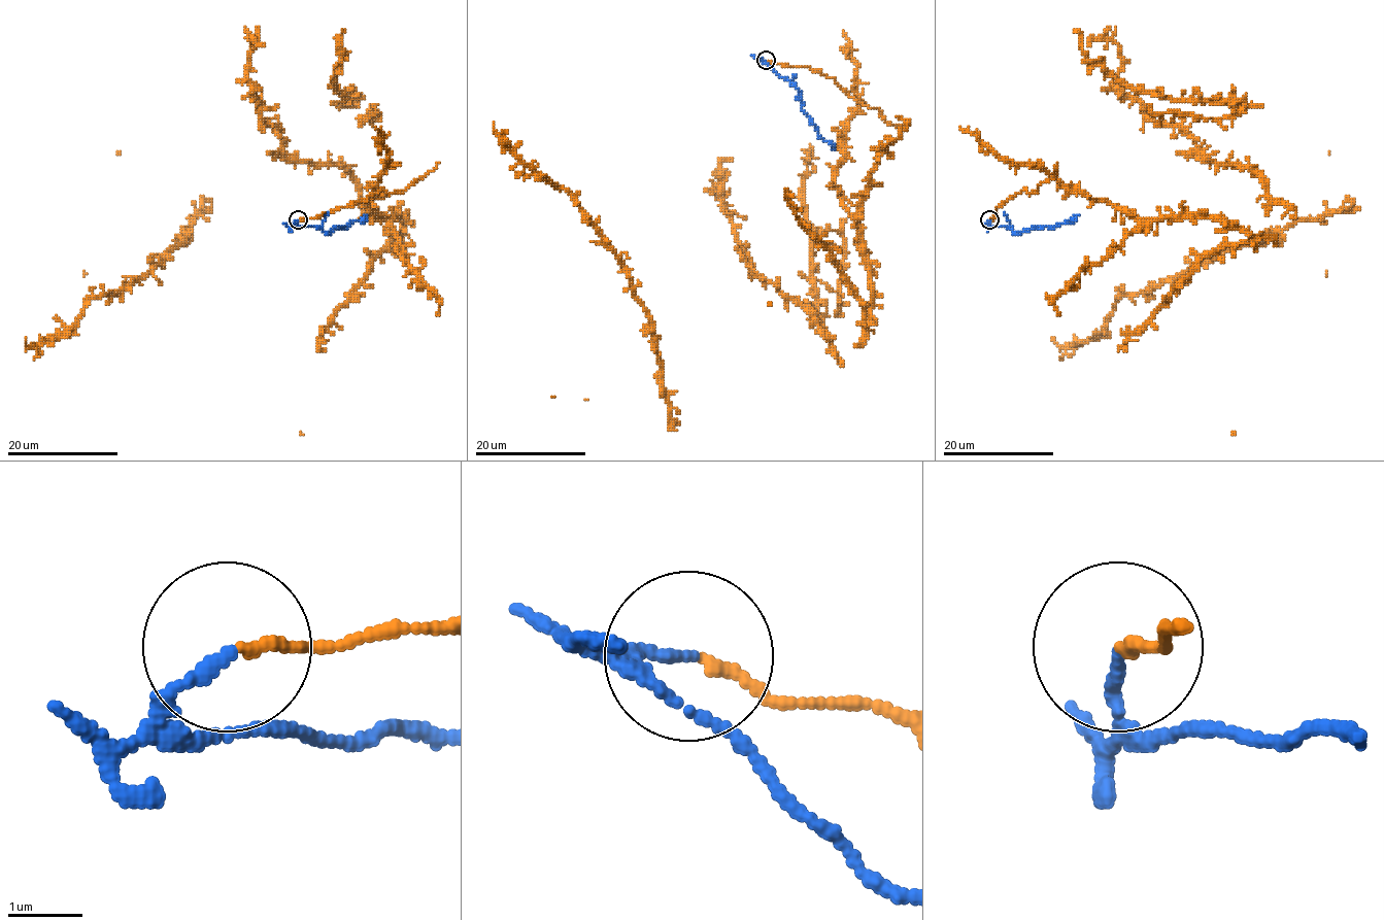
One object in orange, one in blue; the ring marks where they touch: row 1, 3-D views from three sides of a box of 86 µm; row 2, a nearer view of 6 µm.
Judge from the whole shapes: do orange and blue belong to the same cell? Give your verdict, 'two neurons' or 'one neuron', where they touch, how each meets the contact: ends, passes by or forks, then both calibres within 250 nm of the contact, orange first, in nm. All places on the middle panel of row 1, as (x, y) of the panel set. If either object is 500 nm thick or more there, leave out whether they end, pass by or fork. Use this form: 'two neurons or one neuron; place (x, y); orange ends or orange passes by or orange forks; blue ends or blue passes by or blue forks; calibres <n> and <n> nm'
two neurons; place (766, 60); orange ends; blue ends; calibres 140 and 150 nm

